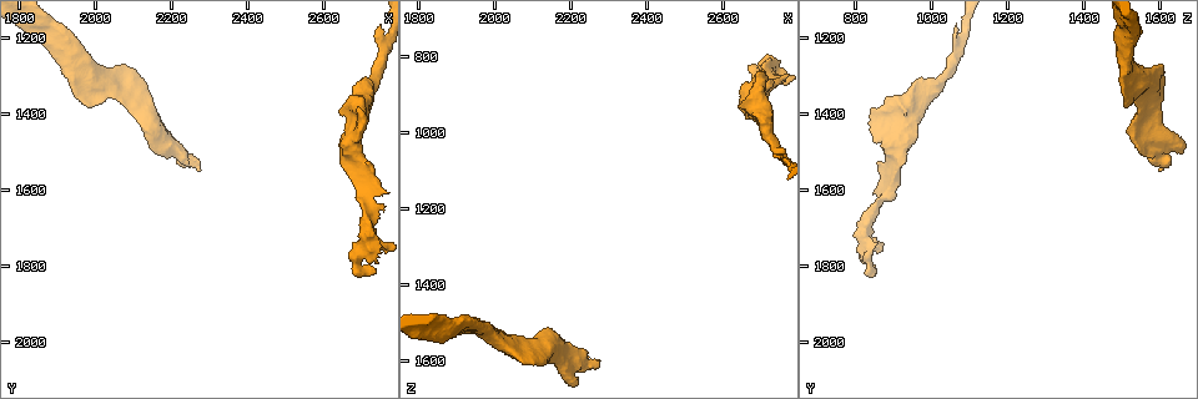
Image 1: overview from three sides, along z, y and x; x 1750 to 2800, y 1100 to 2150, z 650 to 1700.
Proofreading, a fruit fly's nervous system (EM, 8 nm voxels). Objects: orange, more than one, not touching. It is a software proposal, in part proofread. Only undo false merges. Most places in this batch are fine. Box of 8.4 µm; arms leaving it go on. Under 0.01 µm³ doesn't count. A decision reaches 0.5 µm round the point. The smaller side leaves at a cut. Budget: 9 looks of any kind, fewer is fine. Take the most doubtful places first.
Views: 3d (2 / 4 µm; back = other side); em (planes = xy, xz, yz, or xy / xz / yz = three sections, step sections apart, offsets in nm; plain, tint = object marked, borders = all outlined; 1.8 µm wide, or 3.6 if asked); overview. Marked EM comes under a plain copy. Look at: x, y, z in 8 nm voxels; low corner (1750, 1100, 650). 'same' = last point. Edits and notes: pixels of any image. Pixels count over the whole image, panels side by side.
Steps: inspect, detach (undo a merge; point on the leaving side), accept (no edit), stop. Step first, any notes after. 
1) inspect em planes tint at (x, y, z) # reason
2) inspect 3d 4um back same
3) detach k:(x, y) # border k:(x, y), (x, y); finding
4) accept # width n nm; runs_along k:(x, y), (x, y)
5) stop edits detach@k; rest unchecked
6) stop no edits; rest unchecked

inspect em xy step 8 tint at (2715, 1720, 825) # narrows sharply

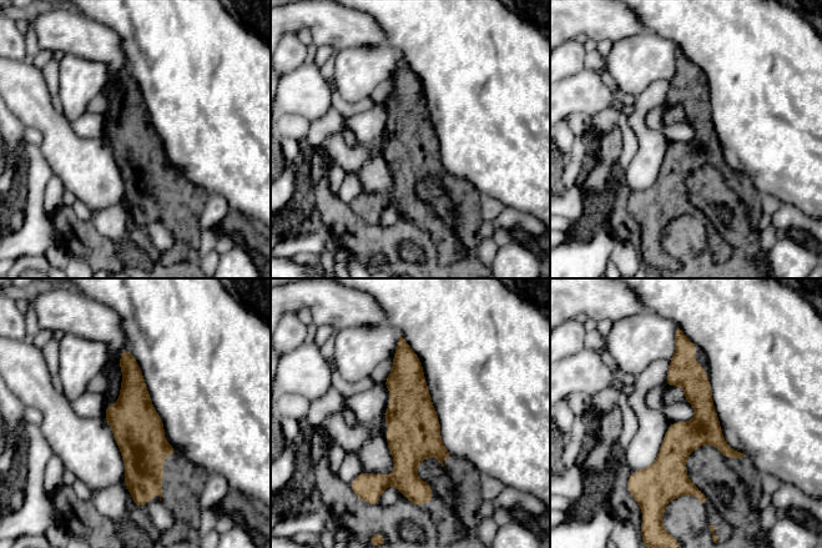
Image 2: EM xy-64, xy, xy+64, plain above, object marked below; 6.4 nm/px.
inspect em planes tint same # another direction

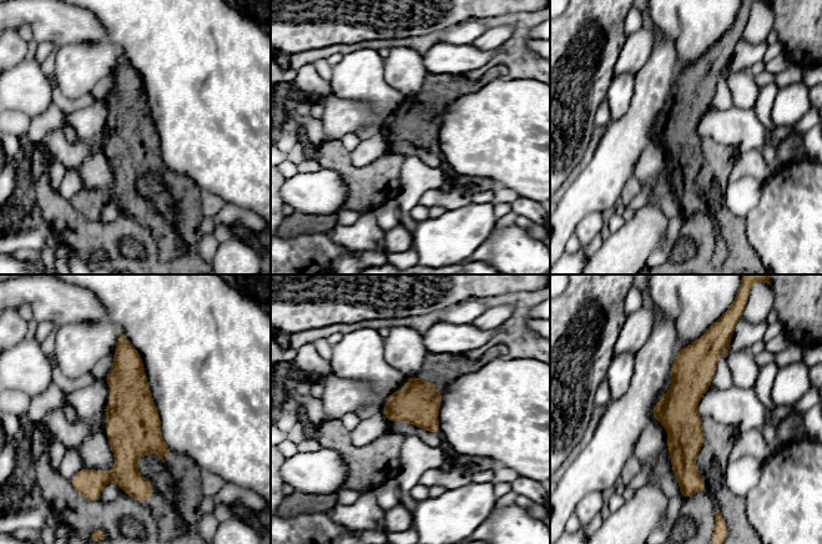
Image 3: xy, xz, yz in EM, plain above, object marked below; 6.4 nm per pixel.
accept # runs_along 3:(704, 341), (684, 396), (684, 489); all the same cell

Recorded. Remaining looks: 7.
inspect em planes borders at (1855, 1175, 1525)

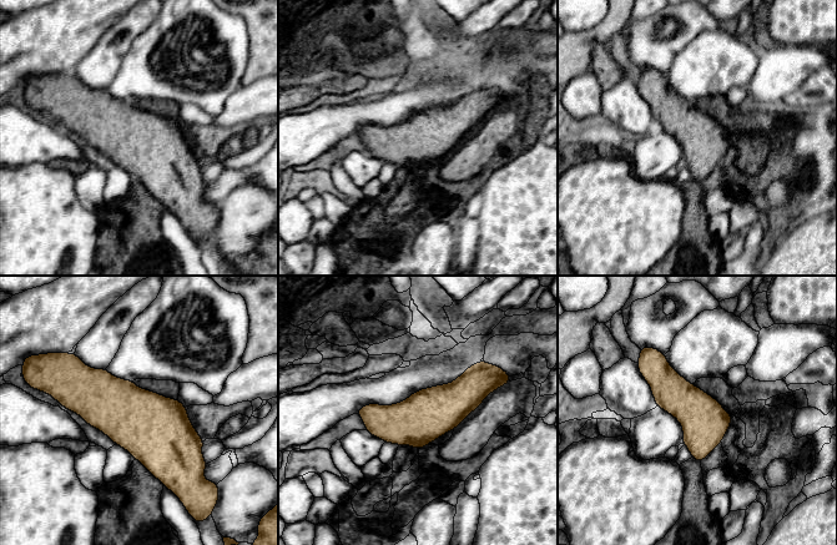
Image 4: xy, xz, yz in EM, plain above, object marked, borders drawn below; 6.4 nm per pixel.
accept # width 300 nm; continuous, no second cell

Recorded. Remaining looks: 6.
inspect 3d 2um at (2150, 1410, 1550)

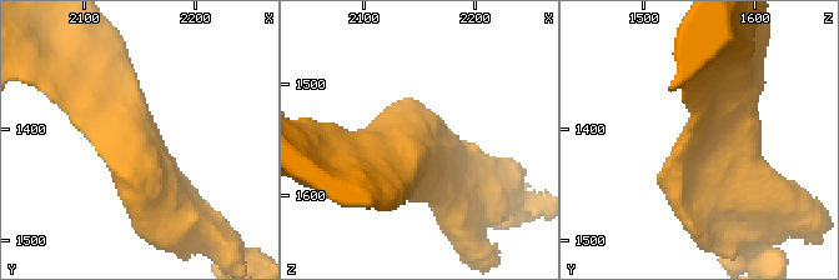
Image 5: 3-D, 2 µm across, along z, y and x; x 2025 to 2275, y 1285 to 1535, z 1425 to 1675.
inspect em planes tint at (2152, 1414, 1556) # now the EM

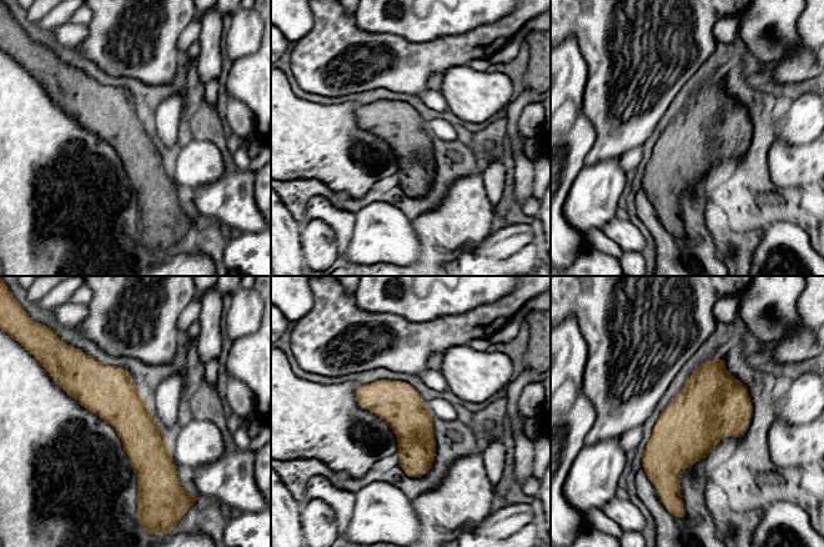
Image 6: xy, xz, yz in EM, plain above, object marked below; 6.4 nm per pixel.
accept # runs_along 6:(86, 357), (145, 443), (145, 490); one cell here

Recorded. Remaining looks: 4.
inspect em planes tint at (2685, 1375, 925) # abrupt turn

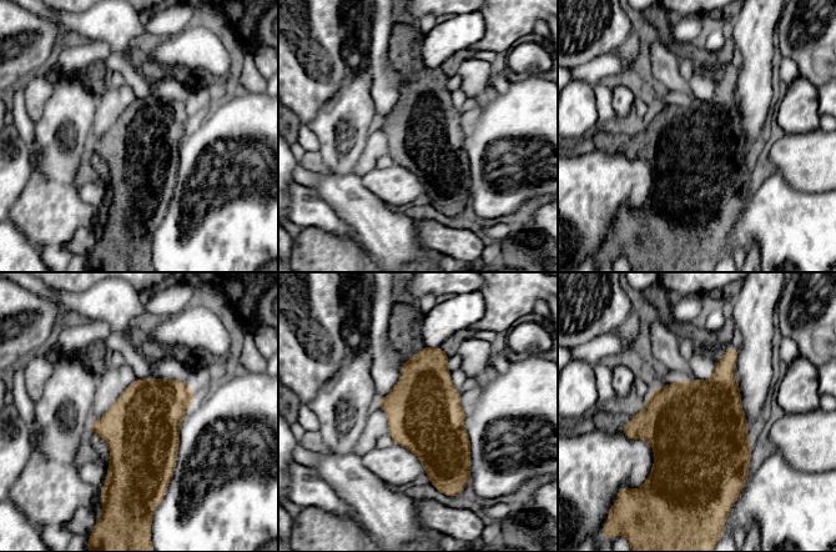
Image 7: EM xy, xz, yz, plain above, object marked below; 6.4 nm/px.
accept # all the same cell

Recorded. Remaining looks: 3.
stop no edits; rest unchecked

